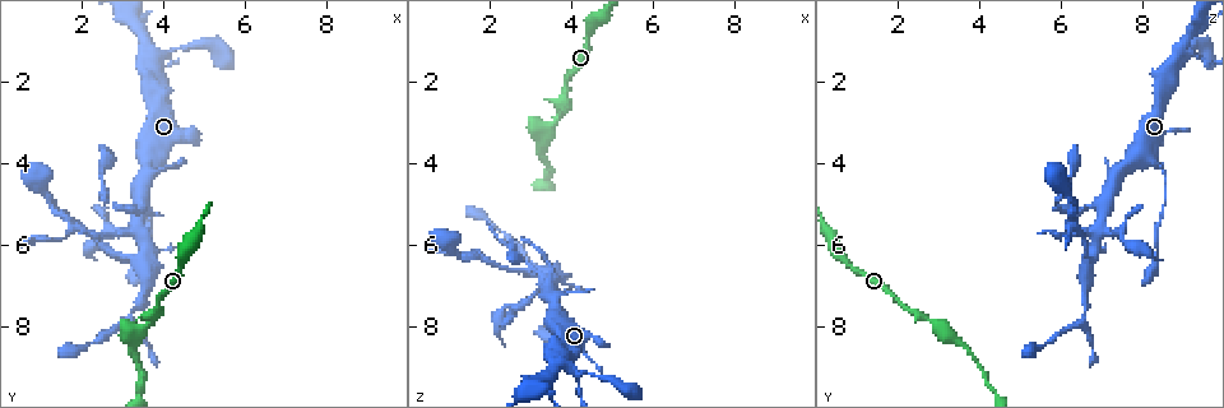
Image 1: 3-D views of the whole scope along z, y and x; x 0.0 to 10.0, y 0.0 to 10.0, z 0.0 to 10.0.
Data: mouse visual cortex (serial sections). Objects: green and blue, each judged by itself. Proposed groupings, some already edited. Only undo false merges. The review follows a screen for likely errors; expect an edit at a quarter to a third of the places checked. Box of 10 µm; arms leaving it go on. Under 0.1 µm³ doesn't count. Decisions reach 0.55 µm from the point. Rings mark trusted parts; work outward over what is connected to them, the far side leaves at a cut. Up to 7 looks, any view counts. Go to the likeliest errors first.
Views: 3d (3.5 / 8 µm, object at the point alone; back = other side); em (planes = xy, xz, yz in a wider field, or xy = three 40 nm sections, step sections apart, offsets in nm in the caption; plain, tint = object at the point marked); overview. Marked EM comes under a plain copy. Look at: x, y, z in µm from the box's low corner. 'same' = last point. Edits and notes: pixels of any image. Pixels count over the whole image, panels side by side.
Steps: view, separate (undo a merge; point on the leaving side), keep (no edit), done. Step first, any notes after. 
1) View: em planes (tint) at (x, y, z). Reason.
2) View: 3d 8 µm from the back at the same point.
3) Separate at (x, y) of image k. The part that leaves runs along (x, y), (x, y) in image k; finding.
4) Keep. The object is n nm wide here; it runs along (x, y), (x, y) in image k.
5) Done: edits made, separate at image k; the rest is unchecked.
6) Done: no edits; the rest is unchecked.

View: 3d 3.5 µm at (3.60, 6.30, 6.75). Two arms in line, one across.

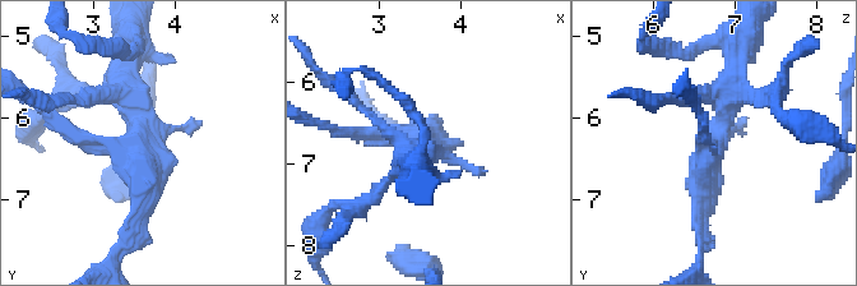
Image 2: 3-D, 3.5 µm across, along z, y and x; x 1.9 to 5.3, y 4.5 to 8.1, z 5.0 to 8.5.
View: em xy step 5 (tint) at (3.55, 6.30, 6.70). Shape alone is not enough.

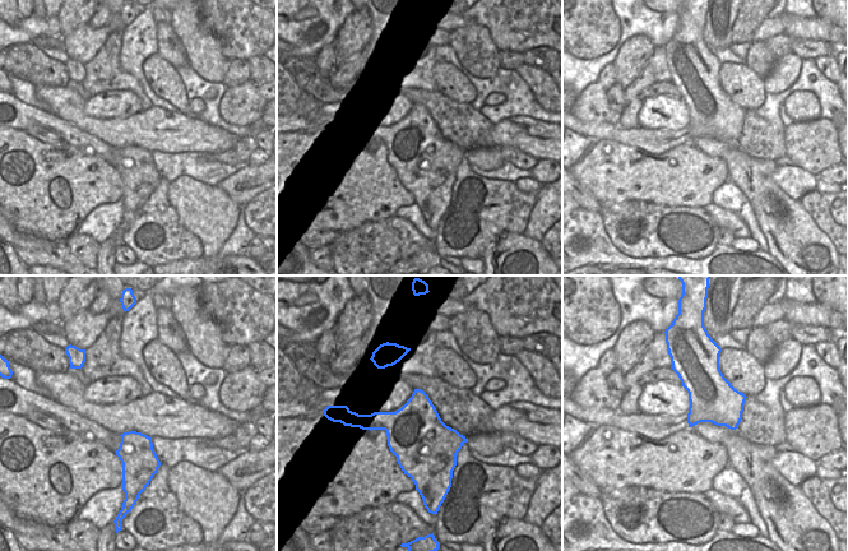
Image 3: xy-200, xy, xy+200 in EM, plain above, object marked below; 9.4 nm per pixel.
Keep. It runs along (125, 65), (137, 143), (58, 124) in image 2; all the same cell.

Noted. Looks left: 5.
View: 3d 3.5 µm at (4.50, 1.15, 9.15). A narrow waist.

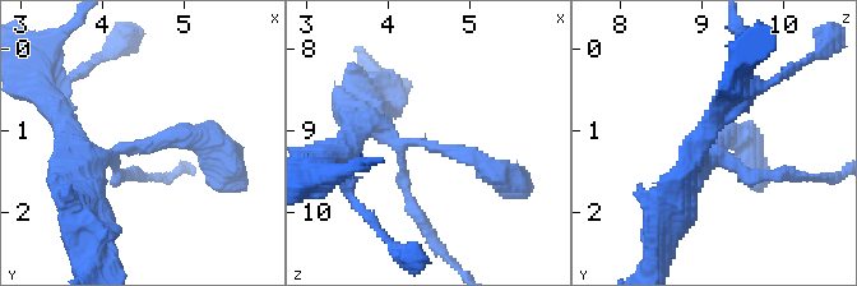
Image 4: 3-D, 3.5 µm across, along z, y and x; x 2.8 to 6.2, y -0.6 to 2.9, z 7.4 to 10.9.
View: em xy step 1 (tint) at (4.45, 1.20, 9.15). Need the tissue.

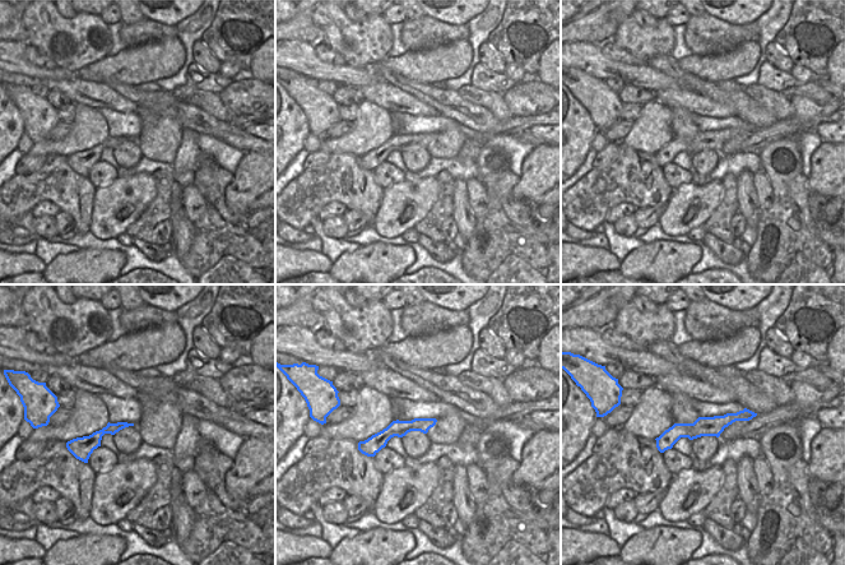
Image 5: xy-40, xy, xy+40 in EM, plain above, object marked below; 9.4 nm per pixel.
Keep. 3 arms meet here; it runs along (750, 415), (678, 430), (659, 444) in image 5; one cell here.

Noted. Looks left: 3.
View: 3d 3.5 µm at (3.75, 8.00, 2.95). Narrows sharply.

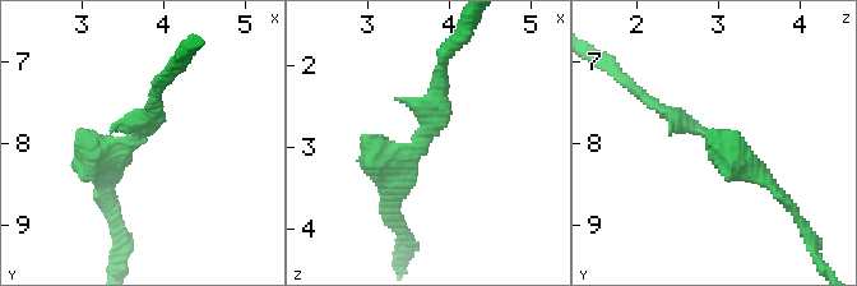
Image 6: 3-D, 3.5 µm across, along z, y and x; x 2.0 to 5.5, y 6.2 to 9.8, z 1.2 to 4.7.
View: em xy step 1 (tint) at (3.75, 7.95, 2.90). Now the EM.

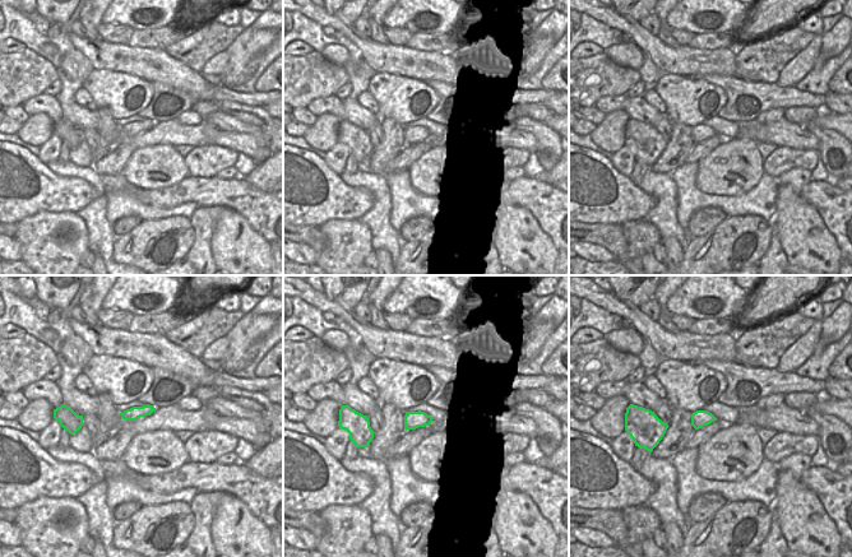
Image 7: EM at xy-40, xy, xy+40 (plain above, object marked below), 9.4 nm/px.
Keep. It runs along (642, 95), (716, 138), (768, 181) in image 6; all the same cell.

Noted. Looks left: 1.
Done: no edits; the rest is unchecked.

